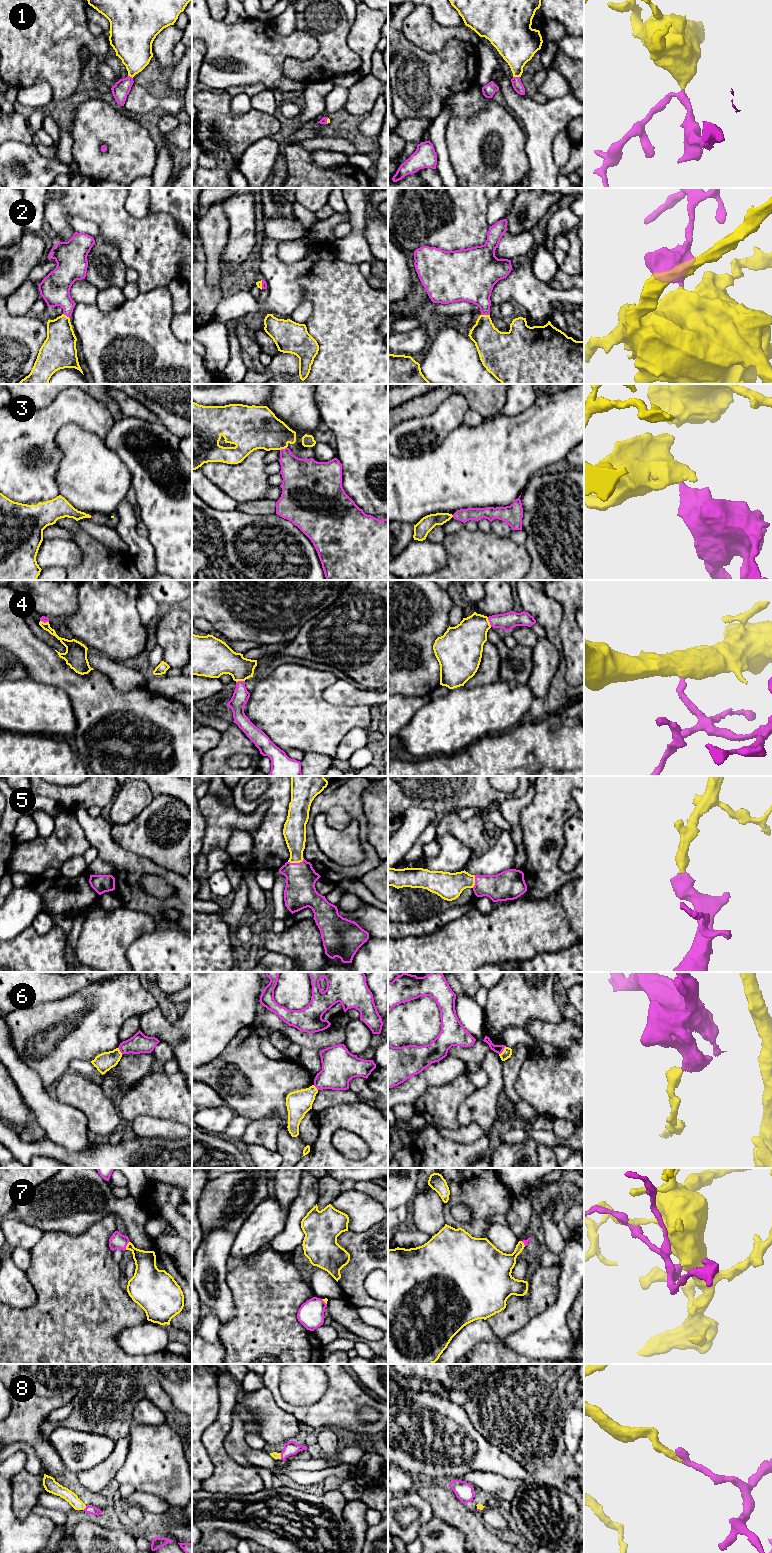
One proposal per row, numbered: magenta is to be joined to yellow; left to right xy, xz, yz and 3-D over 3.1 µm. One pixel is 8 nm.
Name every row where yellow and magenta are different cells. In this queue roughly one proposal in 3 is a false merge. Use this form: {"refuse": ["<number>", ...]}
{"refuse": ["6"]}

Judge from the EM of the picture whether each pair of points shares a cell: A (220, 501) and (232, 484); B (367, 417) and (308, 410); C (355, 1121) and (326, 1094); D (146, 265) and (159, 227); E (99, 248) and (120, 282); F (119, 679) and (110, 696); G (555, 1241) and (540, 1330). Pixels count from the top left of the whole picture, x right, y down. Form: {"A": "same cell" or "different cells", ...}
{"A": "different cells", "B": "different cells", "C": "different cells", "D": "same cell", "E": "same cell", "F": "different cells", "G": "different cells"}

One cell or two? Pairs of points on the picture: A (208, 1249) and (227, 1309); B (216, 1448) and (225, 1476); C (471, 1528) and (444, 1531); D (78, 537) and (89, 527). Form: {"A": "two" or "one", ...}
{"A": "one", "B": "one", "C": "two", "D": "two"}

